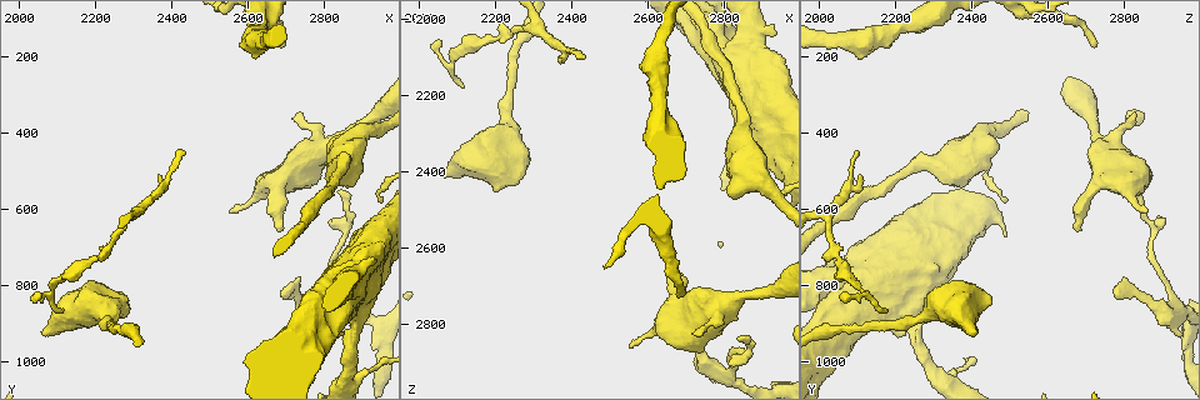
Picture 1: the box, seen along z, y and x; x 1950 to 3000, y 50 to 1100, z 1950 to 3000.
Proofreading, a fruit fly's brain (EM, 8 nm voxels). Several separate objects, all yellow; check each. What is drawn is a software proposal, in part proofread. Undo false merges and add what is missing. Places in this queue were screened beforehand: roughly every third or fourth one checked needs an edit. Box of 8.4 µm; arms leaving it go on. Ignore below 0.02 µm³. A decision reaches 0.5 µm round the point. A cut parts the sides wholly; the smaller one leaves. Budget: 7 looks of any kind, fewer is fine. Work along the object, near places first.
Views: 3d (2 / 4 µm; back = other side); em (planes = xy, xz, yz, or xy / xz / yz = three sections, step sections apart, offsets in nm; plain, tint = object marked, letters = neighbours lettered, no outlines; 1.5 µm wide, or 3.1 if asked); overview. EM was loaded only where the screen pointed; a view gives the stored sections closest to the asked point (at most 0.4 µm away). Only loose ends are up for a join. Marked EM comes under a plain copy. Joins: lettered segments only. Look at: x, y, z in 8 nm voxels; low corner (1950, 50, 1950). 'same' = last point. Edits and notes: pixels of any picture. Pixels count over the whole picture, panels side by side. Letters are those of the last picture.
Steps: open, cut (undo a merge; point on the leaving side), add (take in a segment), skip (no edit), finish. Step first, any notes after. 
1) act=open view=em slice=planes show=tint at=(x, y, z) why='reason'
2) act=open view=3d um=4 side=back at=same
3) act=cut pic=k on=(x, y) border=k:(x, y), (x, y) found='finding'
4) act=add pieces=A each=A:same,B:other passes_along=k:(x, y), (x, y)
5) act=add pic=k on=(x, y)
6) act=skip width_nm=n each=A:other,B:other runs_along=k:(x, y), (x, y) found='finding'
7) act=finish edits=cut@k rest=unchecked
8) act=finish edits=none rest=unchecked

act=open view=em slice=planes show=letters at=(2110, 865, 2185)

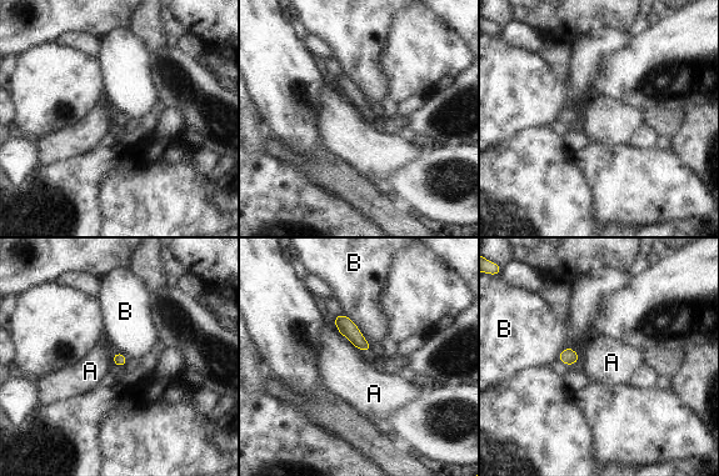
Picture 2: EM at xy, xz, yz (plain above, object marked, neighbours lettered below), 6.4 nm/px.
act=skip each=A:other,B:other border=2:(335, 329), (351, 342) found='none of them fits'

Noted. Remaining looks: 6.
act=open view=em slice=xz step=4 show=tint at=(2690, 655, 2680) why='an open end'

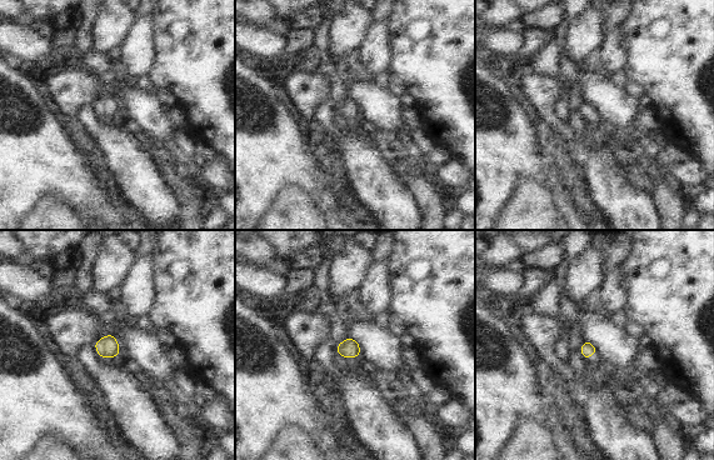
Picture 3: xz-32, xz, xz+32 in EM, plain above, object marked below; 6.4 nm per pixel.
act=open view=em slice=yz step=8 show=tint at=same

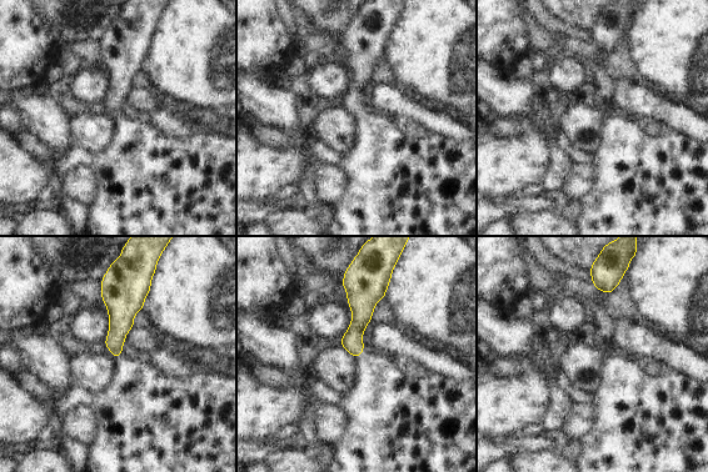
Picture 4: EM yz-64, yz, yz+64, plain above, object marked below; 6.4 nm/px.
act=open view=em slice=yz step=8 show=letters at=same why='what lies round it'

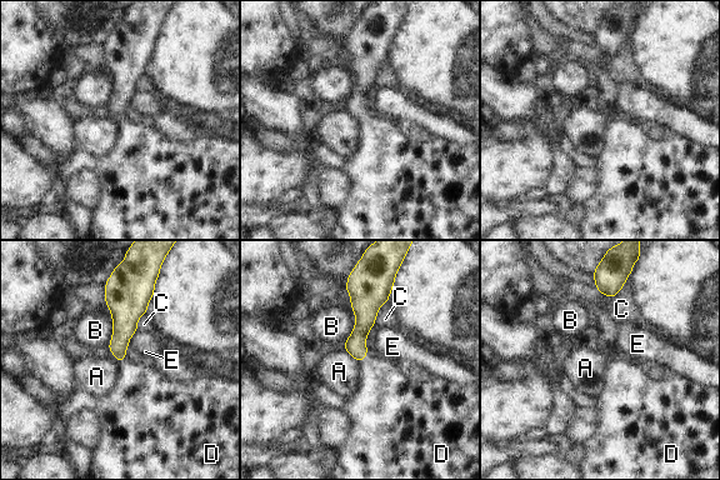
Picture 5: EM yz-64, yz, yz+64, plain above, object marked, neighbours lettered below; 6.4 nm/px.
act=add pieces=D each=A:other,B:other,C:other,D:same,E:other passes_along=5:(355, 344), (365, 356), (383, 390) found='it goes on there'

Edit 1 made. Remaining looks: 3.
act=open view=3d um=2 at=(2735, 340, 2825) why='branch stops here'

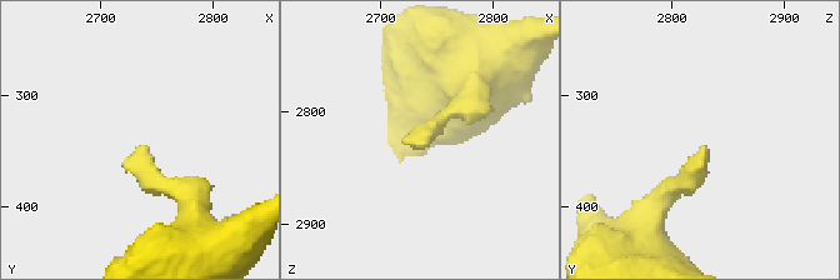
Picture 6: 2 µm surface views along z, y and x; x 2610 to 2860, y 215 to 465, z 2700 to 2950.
act=open view=em slice=xy step=4 show=letters at=(2732, 346, 2828)

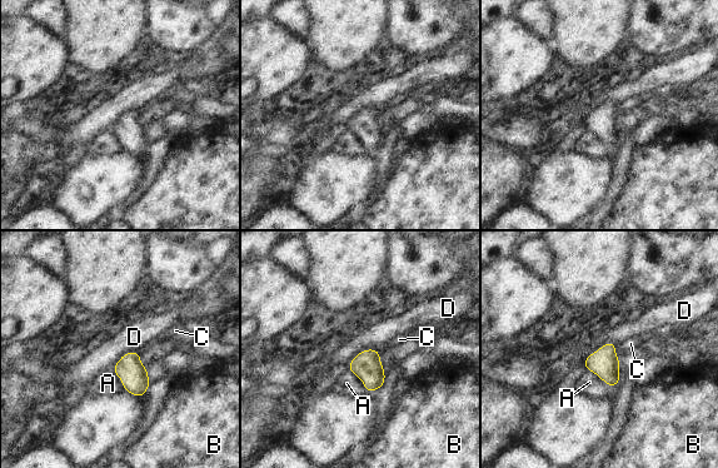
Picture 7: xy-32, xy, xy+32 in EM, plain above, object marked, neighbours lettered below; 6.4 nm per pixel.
act=open view=em slice=planes show=letters at=same why='cut it another way'

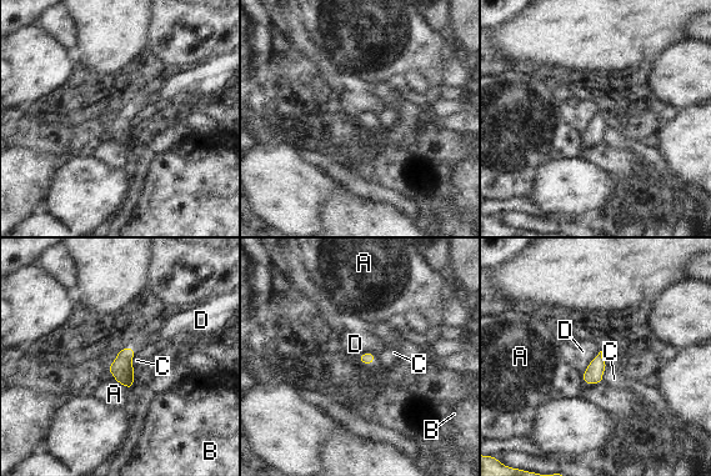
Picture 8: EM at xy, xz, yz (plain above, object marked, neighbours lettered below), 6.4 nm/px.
act=skip each=A:other,B:other,C:other,D:other border=8:(600, 351), (581, 374) found='no lettered segment goes on from it'

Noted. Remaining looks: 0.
act=finish edits=add@5 rest=unchecked

